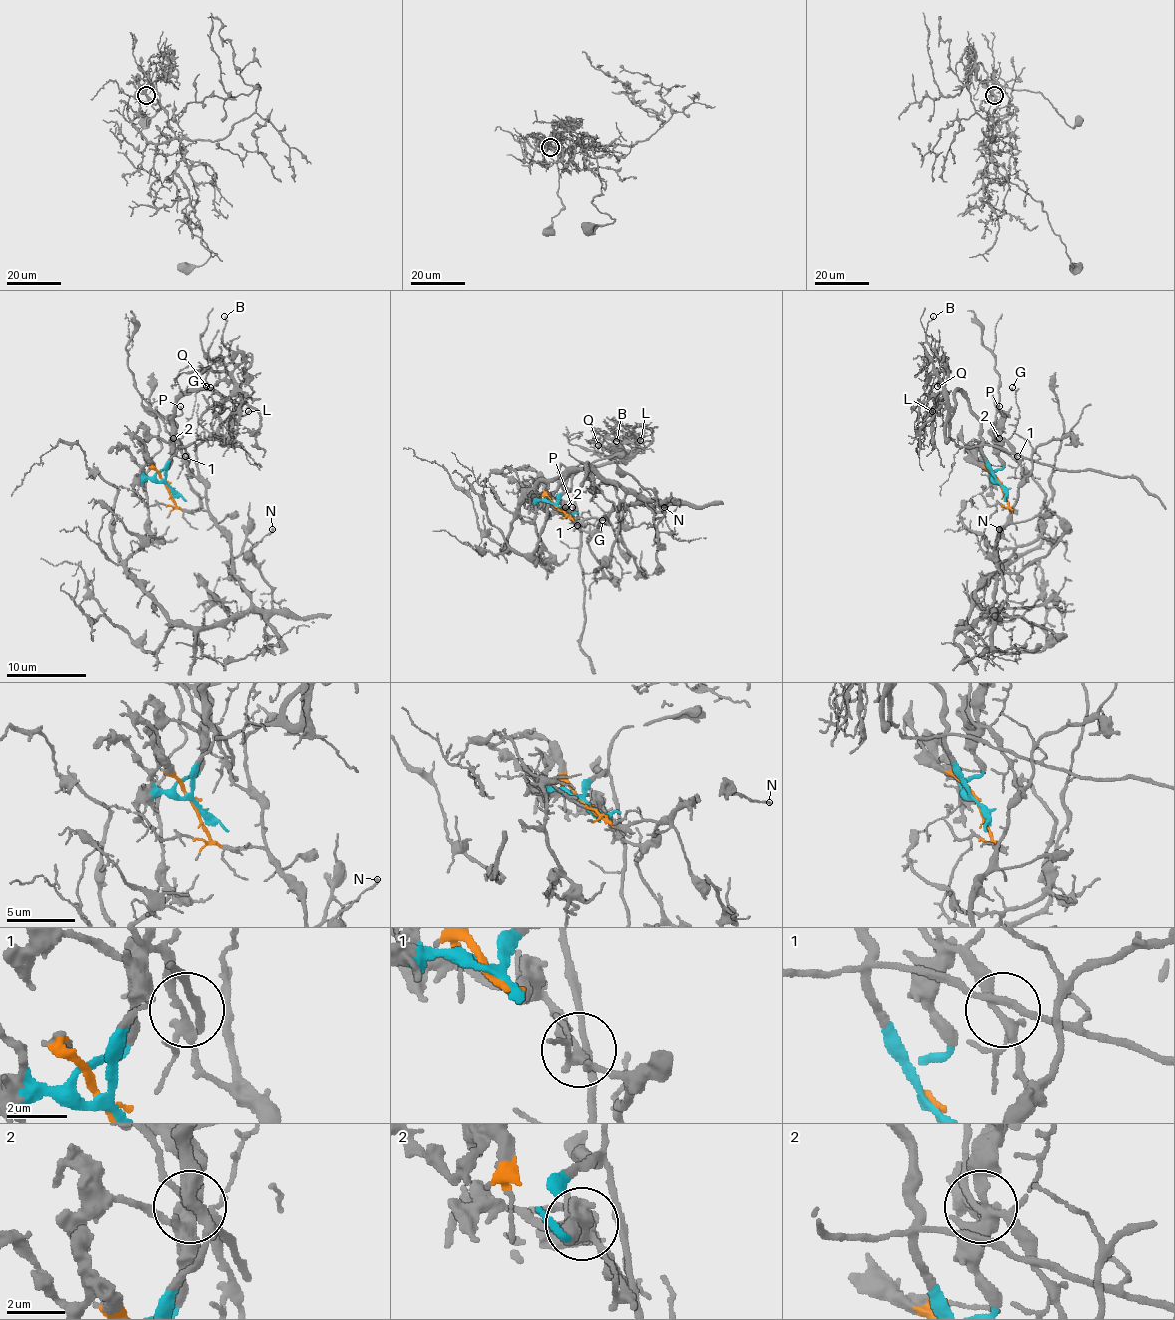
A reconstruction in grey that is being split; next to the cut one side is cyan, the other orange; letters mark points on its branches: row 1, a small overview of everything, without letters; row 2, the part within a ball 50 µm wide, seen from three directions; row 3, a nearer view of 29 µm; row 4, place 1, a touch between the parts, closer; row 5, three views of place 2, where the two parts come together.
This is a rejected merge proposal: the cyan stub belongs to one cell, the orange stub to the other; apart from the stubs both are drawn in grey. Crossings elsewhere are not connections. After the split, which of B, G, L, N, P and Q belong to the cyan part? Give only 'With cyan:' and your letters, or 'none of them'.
With cyan: B, L, P, Q

